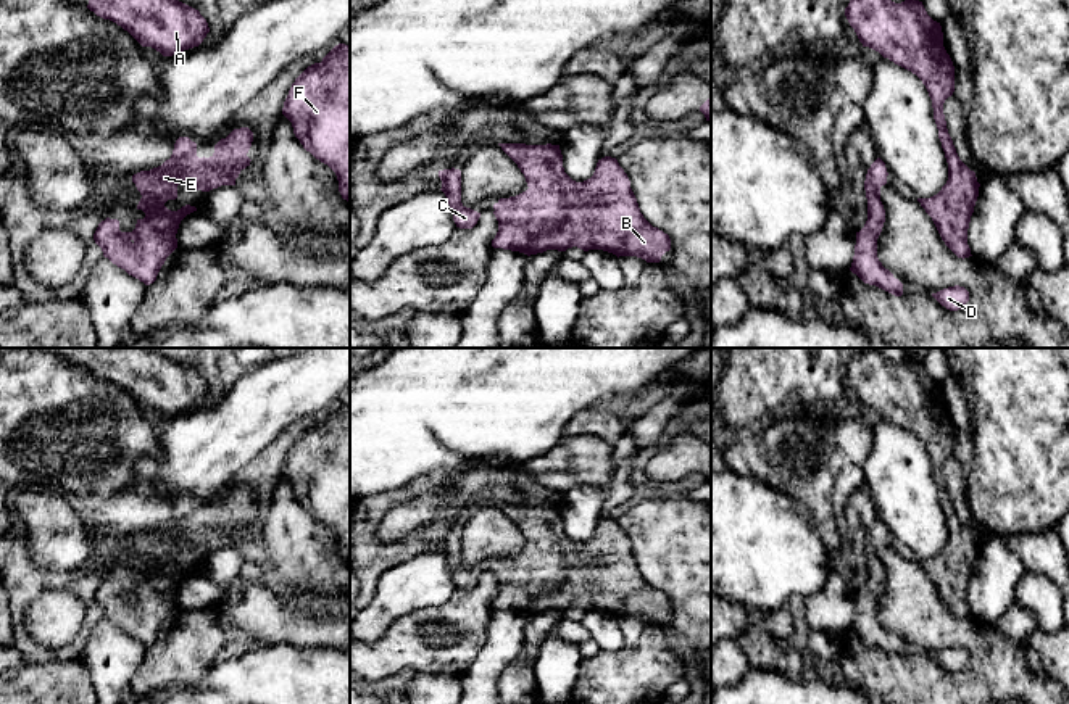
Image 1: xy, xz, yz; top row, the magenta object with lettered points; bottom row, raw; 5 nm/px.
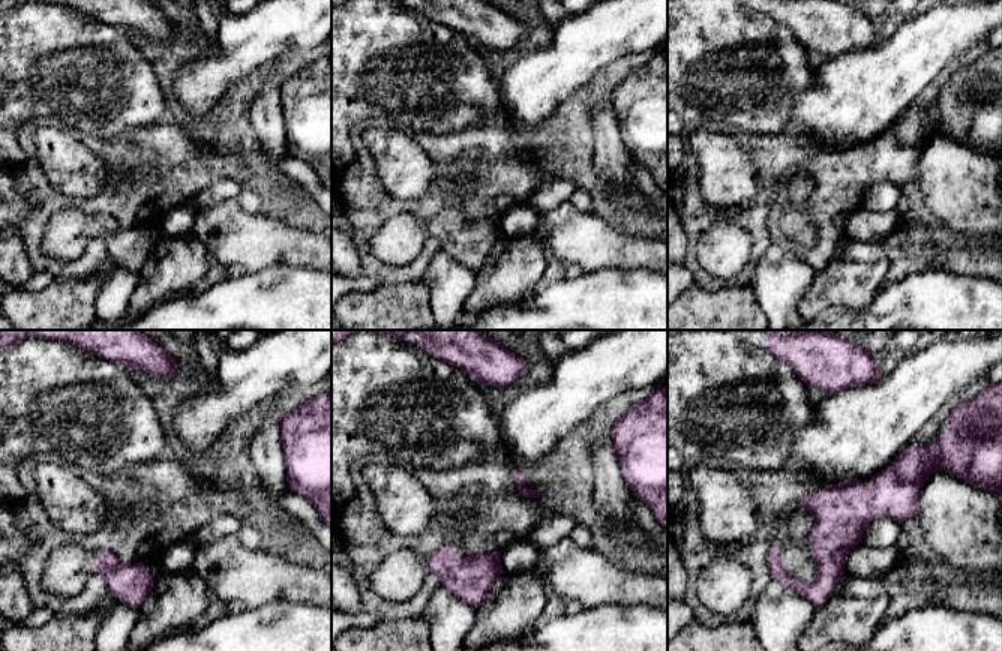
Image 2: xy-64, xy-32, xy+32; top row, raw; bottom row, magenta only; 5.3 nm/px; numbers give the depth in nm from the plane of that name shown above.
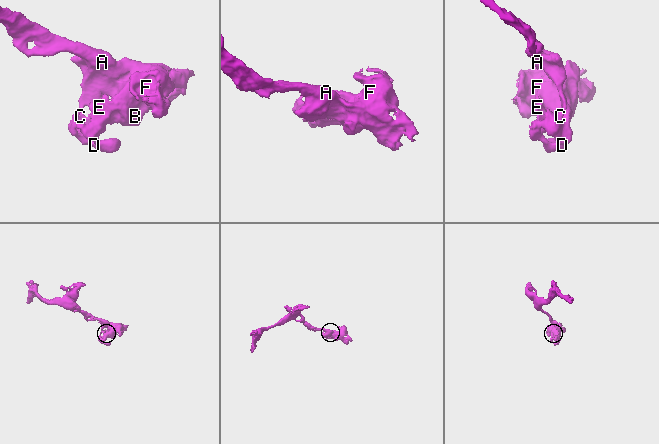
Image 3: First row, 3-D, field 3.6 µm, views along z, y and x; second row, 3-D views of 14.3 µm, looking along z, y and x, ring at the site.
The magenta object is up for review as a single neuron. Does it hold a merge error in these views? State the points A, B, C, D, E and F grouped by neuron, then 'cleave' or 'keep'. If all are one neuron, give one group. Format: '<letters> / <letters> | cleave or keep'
A B C D E F | keep

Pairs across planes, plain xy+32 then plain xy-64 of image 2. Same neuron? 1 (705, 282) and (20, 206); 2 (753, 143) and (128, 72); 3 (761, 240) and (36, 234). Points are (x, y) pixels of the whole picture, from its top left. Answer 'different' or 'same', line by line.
1: different
2: different
3: same

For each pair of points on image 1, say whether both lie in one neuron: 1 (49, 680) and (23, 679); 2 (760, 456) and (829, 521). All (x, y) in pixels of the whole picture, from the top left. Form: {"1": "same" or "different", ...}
{"1": "same", "2": "same"}

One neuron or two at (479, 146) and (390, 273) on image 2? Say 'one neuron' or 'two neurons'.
one neuron

